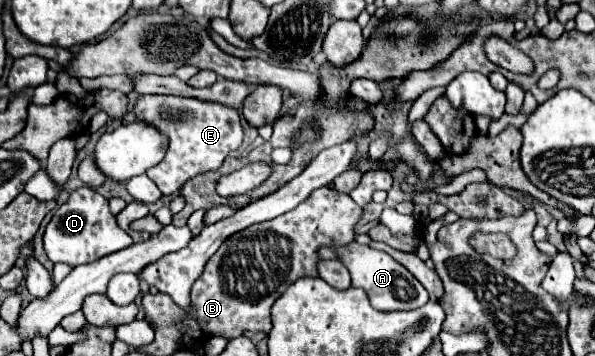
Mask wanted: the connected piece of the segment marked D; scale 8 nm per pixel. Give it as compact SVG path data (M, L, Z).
M82 186L70 194L70 198L54 212L44 232L46 256L56 264L64 262L72 268L94 262L106 254L122 250L132 244L132 238L116 224L114 214L108 210L108 200L96 190Z

